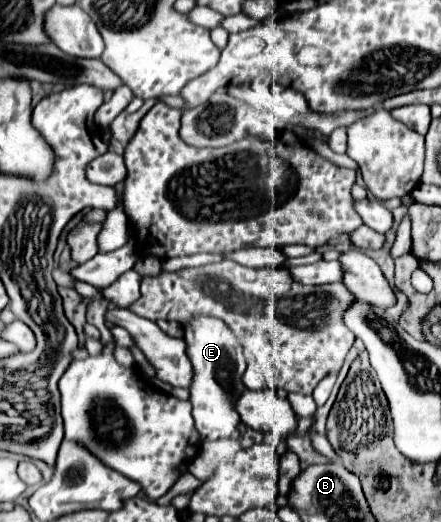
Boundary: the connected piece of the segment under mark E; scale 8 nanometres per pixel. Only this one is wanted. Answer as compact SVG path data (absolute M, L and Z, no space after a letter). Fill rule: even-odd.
M203 316L203 320L195 320L195 324L187 324L185 340L187 340L187 354L195 370L189 388L195 428L199 436L205 440L231 438L231 434L241 424L239 414L235 410L235 400L247 390L243 384L243 374L245 374L243 350L237 344L233 332L229 332L229 328L221 320L209 316Z

